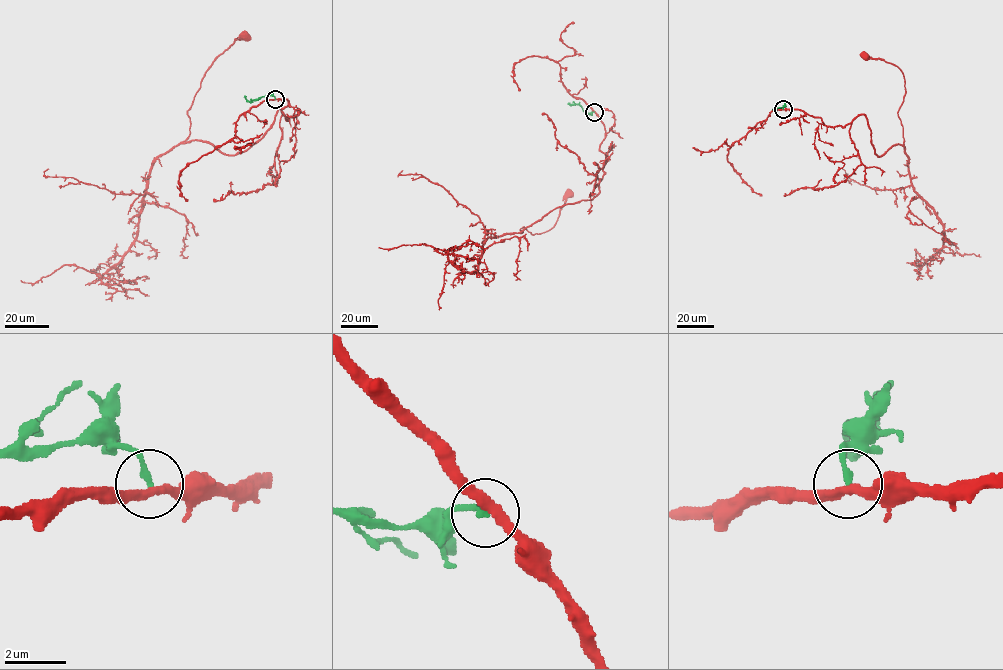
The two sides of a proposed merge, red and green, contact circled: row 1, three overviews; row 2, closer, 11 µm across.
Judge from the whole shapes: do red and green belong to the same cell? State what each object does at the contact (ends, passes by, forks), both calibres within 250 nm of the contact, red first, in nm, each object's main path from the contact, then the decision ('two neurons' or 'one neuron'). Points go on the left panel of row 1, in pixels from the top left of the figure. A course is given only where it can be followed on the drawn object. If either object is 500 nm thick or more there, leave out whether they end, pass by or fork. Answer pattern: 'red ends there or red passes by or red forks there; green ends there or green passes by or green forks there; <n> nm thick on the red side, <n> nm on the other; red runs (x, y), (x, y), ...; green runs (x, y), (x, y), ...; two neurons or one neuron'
red passes by; green ends there; 320 nm thick on the red side, 200 nm on the other; red runs (275, 99), (288, 100), (288, 119), (281, 104), (241, 152), (185, 141), (205, 71), (245, 37); green runs (275, 98), (265, 96), (248, 101), (244, 96); two neurons

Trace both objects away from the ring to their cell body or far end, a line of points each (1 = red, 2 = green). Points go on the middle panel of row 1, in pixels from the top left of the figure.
1: (594, 112), (605, 131), (599, 192), (553, 209), (517, 232), (523, 227), (532, 234), (550, 230), (569, 195)
2: (594, 112), (586, 112), (578, 105), (568, 103)

